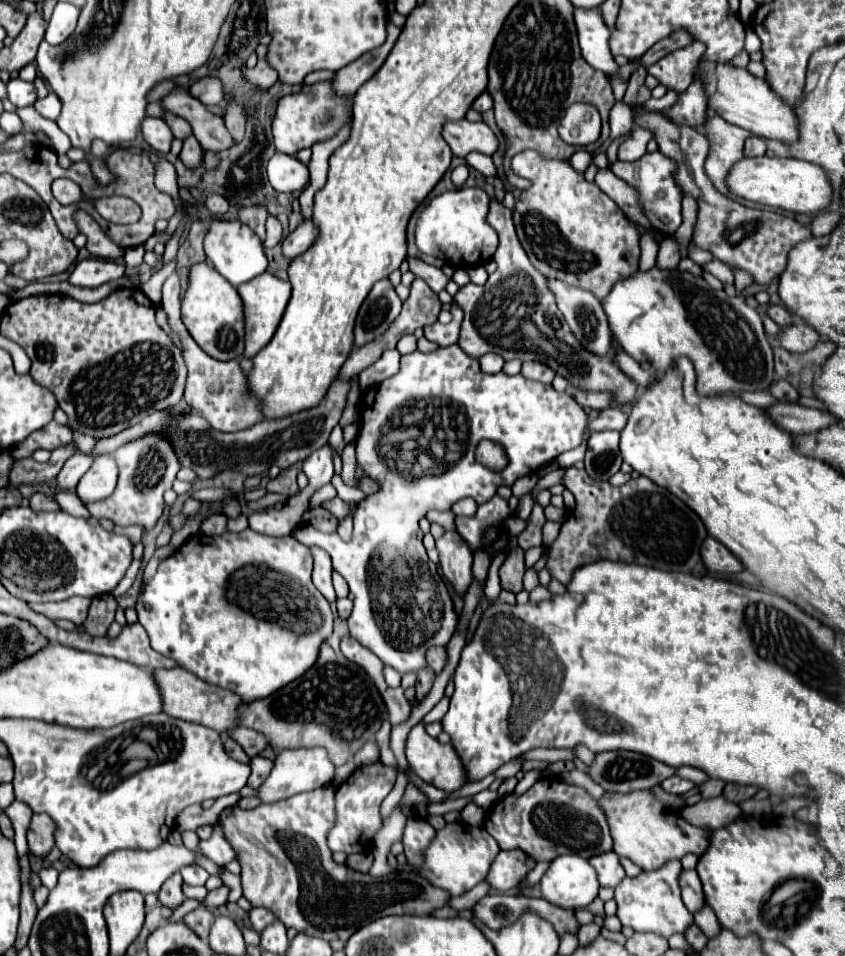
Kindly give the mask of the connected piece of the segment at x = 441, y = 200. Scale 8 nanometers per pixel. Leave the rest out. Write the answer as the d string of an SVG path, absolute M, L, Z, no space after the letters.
M459 188L443 192L433 198L429 206L421 212L415 230L417 248L423 254L433 254L455 266L477 266L493 258L499 238L495 228L485 220L489 212L489 196L481 188Z

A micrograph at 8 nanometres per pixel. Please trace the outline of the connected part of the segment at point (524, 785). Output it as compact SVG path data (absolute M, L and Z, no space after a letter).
M529 770L529 772L525 772L525 778L515 786L515 794L527 792L537 780L539 780L539 770Z

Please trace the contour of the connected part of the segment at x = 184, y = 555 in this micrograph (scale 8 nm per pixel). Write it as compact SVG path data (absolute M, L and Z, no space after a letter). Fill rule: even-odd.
M251 528L237 534L219 534L219 538L195 534L169 558L161 560L137 602L139 622L159 654L173 658L181 668L197 674L201 680L239 694L243 702L253 702L303 676L319 656L319 646L333 632L333 612L311 582L311 568L313 558L309 548L293 536L273 538ZM143 604L151 608L145 610ZM273 612L293 612L293 630L273 622Z

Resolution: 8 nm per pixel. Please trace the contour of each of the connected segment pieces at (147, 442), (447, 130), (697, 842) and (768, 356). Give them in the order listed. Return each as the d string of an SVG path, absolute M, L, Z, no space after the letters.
M149 434L135 442L129 442L121 446L117 452L113 452L113 458L119 466L119 482L115 492L105 498L103 502L87 504L87 510L93 518L111 520L115 526L141 526L145 532L149 532L157 520L163 514L165 502L163 494L173 486L175 474L179 472L177 456L171 448L171 444L161 434Z
M465 118L447 122L443 128L443 138L451 146L451 152L459 158L465 158L469 152L493 156L499 148L499 138L485 122L469 122Z
M639 790L631 794L607 792L607 796L601 800L601 806L611 826L613 850L619 856L635 862L641 870L657 870L667 860L683 858L687 852L699 856L709 846L705 830L687 824L677 812L667 810L649 790Z
M659 270L637 272L625 280L619 280L611 294L603 300L603 310L609 318L613 336L621 342L623 350L637 362L649 362L657 372L675 368L675 360L687 356L697 374L697 392L703 396L729 394L729 392L763 392L773 384L773 350L763 330L761 316L743 302L741 296L727 298L723 290L713 290L703 278L695 278L689 272Z

